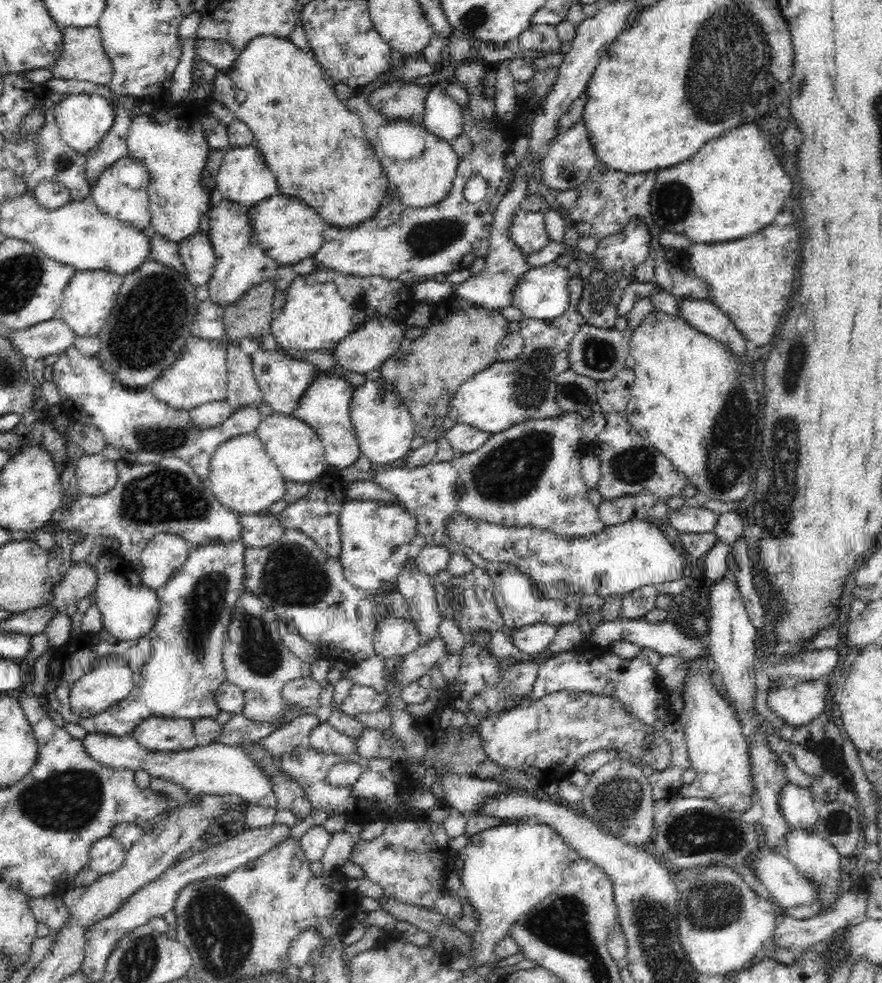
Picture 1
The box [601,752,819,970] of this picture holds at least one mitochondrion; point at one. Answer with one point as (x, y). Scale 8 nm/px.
(696, 831)

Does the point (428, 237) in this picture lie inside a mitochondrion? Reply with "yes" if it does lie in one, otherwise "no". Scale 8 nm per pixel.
yes

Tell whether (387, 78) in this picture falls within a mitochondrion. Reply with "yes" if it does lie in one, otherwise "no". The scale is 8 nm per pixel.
no

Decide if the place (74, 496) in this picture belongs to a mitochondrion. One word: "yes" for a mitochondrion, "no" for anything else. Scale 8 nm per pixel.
no

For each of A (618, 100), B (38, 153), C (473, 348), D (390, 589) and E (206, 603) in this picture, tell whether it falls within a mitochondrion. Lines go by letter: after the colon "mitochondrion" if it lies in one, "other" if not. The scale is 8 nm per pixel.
A: other
B: mitochondrion
C: other
D: other
E: mitochondrion

